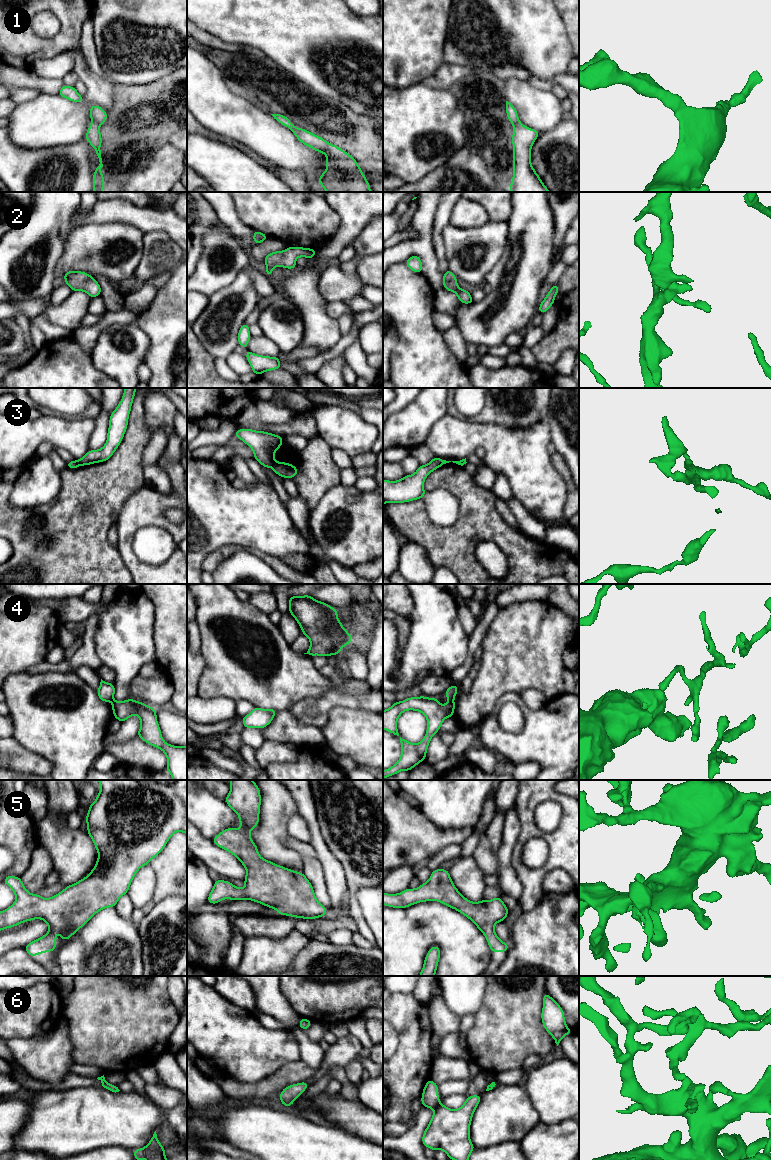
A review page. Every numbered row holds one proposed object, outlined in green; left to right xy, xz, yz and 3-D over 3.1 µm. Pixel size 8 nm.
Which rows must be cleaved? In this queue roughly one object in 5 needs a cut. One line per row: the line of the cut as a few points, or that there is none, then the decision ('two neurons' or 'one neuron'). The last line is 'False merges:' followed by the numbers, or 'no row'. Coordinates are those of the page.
1: no cut; one neuron
2: no cut; one neuron
3: cut in xz along (276, 462), (272, 467); two neurons
4: cut in yz along (449, 699), (452, 701); two neurons
5: no cut; one neuron
6: no cut; one neuron
False merges: 3, 4

